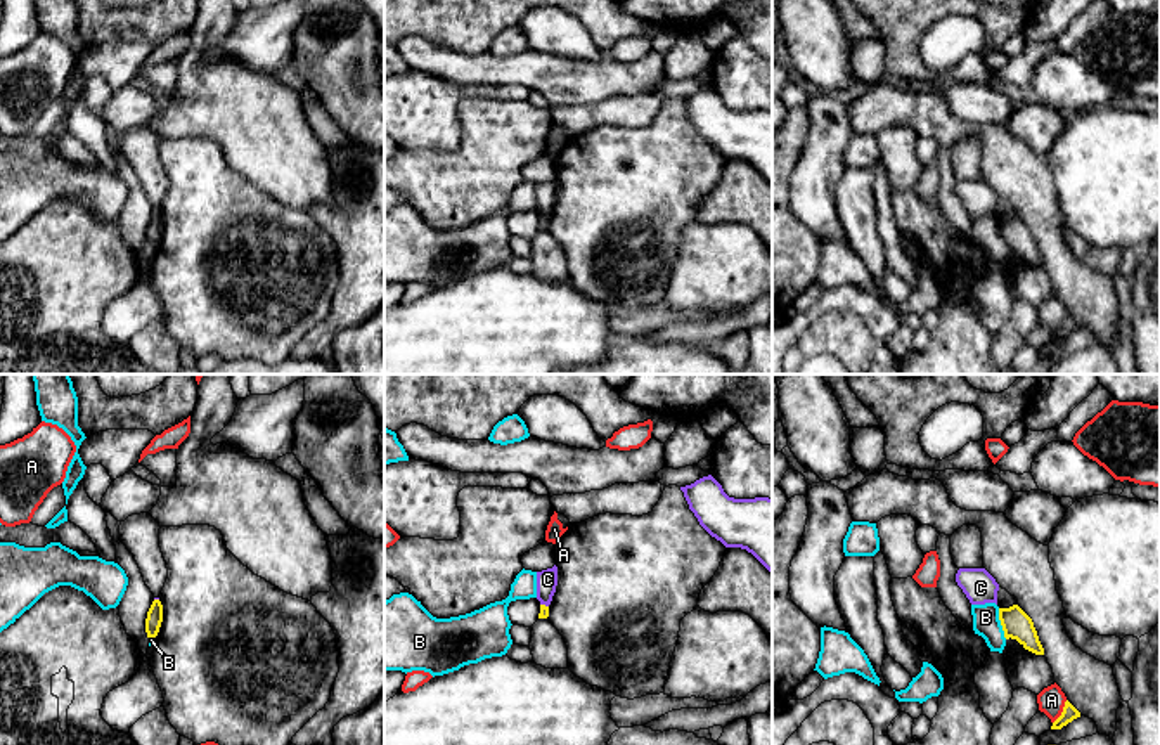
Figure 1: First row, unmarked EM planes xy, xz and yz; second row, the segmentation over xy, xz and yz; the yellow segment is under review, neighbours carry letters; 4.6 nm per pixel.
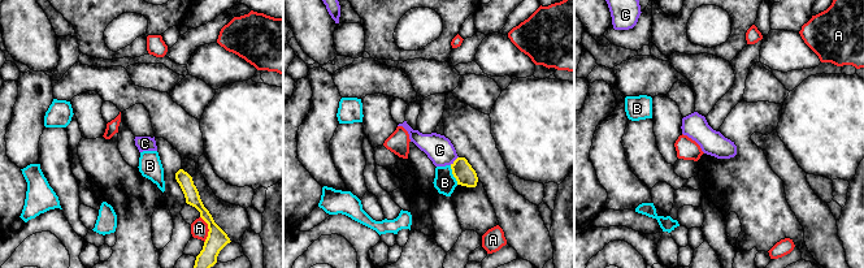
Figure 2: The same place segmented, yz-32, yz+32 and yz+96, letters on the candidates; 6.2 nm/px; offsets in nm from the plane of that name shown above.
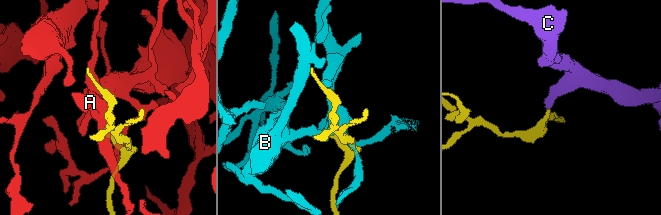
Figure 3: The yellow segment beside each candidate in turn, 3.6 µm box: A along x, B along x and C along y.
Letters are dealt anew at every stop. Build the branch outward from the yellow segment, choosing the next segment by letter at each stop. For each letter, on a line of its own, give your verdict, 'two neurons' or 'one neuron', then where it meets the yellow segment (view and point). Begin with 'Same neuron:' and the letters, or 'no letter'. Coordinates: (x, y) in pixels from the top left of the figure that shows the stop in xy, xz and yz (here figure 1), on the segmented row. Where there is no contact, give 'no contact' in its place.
Same neuron: no letter
A: two neurons | yz (1062, 712)
B: two neurons | yz (1001, 624)
C: two neurons | xz (544, 605)

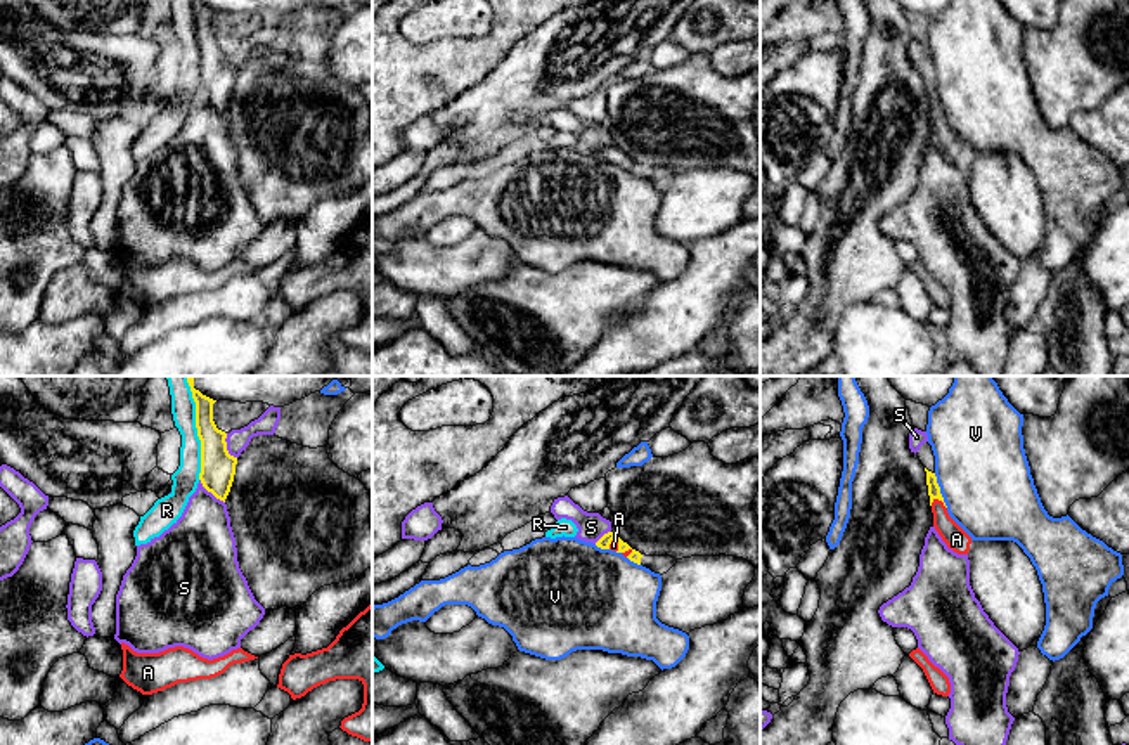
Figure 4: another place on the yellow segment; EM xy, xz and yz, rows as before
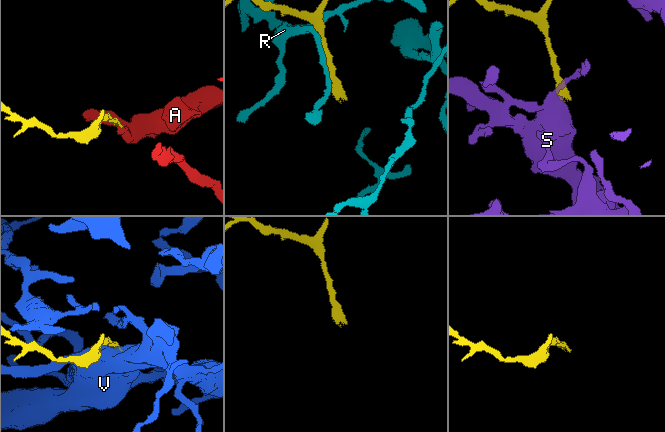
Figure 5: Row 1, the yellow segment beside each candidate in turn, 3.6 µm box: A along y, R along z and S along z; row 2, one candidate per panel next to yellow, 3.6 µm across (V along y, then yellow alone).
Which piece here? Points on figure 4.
Same neuron: A
A: one neuron | yz (939, 499)
R: two neurons | xy (196, 427)
S: two neurons | xy (210, 491)
V: two neurons | yz (939, 491)

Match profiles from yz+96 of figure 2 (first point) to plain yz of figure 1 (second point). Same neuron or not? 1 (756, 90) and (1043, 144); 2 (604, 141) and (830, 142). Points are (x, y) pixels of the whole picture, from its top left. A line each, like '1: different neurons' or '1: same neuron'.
1: same neuron
2: same neuron

